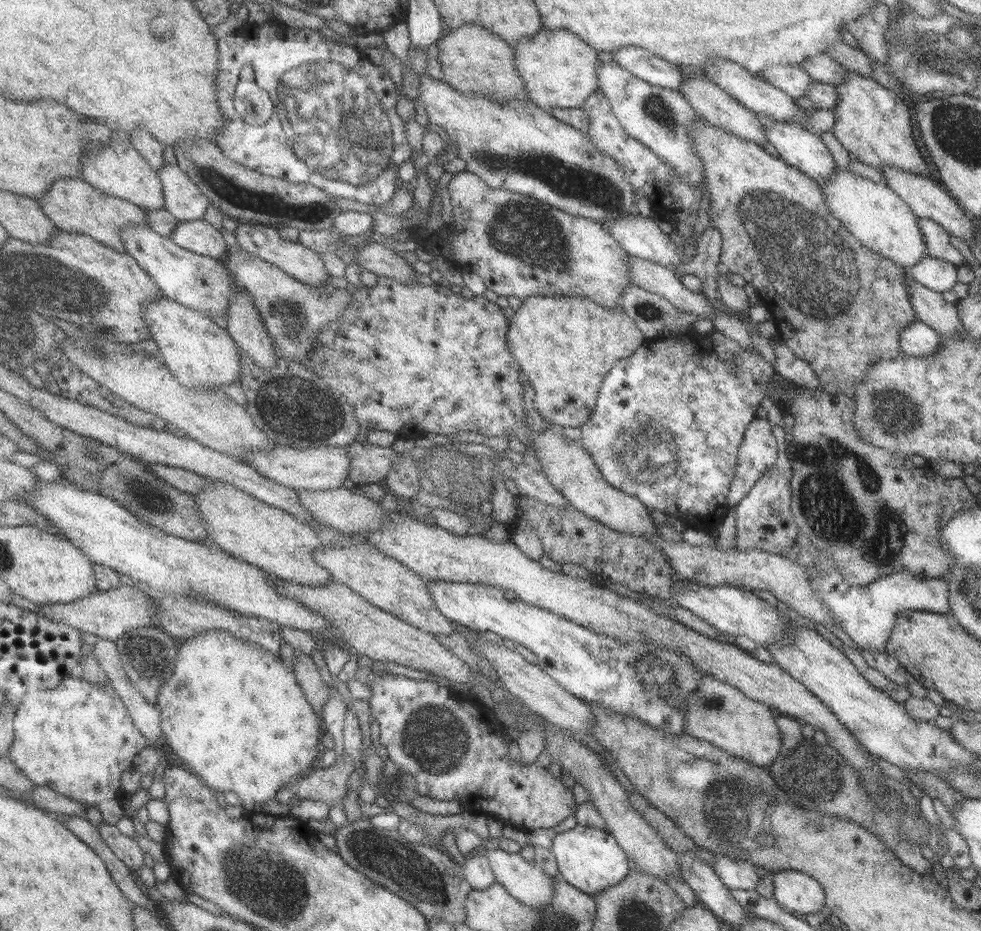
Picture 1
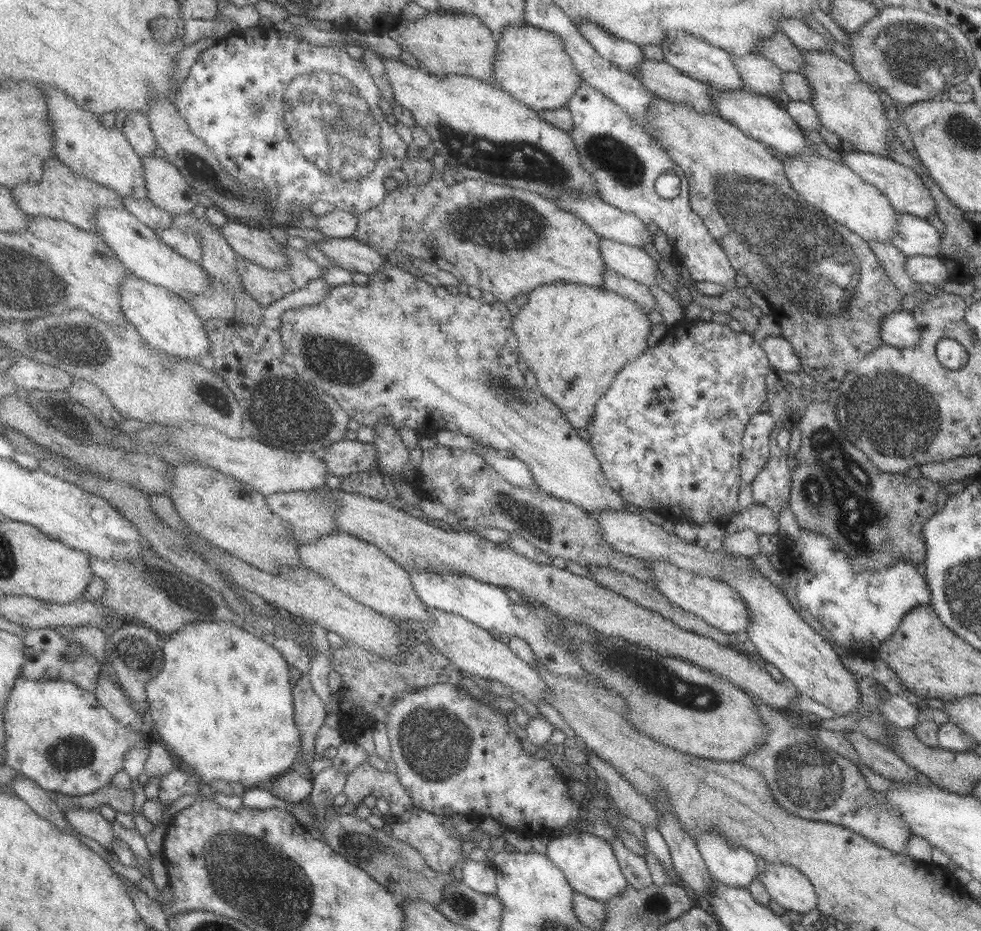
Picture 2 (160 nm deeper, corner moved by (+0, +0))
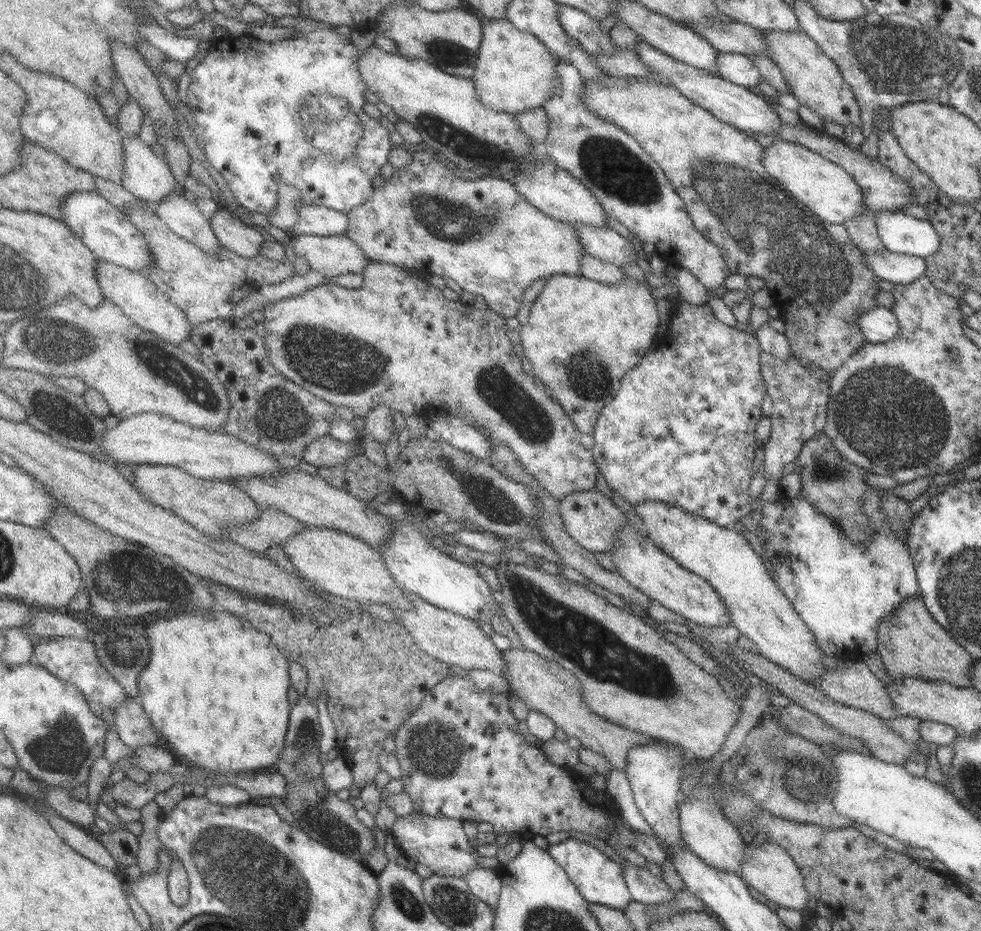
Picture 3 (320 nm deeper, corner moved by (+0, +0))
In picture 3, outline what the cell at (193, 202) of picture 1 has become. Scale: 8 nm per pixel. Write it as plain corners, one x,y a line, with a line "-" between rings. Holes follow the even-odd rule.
124,135
126,170
123,185
138,198
160,204
167,196
184,191
163,153
156,153
140,135

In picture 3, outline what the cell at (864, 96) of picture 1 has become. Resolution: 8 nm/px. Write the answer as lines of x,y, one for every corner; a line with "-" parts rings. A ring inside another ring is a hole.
769,30
766,33
767,57
780,67
786,85
801,105
808,106
824,121
861,126
860,107
850,91
850,85
844,80
838,65
826,56
818,43
805,31

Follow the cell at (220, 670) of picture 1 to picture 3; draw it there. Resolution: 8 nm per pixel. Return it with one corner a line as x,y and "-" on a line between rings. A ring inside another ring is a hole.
222,605
198,614
176,615
167,619
153,619
147,626
147,637
153,648
153,657
149,667
140,677
140,700
145,706
146,712
152,717
154,724
164,734
173,748
177,750
183,761
193,766
200,766
214,772
242,774
242,772
258,772
262,768
270,768
280,760
282,747
285,745
285,736
288,732
288,714
290,702
288,702
288,658
282,652
277,642
274,642
270,633
262,632
251,620
235,615
226,610

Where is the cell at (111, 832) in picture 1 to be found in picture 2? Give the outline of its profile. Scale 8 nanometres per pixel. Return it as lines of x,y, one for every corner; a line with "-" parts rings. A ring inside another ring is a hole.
72,808
68,813
73,827
82,835
97,841
102,847
113,852
115,840
120,837
114,831
114,825
106,816
102,816
99,810
88,808

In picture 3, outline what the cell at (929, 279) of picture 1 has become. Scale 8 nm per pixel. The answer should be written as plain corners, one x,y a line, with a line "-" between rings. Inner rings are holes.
882,249
870,254
864,253
867,267
879,280
888,280
894,285
908,285
924,277
927,269
926,261
919,256
898,254

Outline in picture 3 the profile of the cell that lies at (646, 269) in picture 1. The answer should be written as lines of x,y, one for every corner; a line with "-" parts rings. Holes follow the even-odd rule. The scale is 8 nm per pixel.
575,223
575,235
583,250
619,266
636,262
638,253
630,240
610,227
595,227
586,223

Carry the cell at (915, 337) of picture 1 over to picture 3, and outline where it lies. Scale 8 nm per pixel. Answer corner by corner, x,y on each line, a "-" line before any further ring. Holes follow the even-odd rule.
876,307
858,318
858,327
868,344
879,344
900,336
898,319
885,307

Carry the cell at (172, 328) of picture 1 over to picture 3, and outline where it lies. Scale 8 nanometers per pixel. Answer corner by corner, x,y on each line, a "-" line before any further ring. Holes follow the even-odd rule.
100,261
97,266
97,277
102,289
104,289
104,297
107,301
122,307
126,315
130,316
142,328
177,345
184,340
192,340
196,329
188,321
186,312
174,304
174,301
158,285
154,284
148,275
119,264

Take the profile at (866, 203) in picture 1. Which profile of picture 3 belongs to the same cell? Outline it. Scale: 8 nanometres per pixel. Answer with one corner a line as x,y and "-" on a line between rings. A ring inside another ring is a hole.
774,140
762,151
761,161
766,172
777,179
784,190
823,222
842,225
846,219
854,218
862,214
862,210
868,209
860,186
846,170
801,144

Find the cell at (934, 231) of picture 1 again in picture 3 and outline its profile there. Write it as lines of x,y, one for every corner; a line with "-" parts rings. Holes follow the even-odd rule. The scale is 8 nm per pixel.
881,211
877,213
876,226
883,246
890,252
919,256
924,259
939,252
940,235
928,219
918,219
903,211

